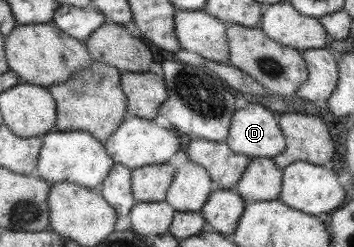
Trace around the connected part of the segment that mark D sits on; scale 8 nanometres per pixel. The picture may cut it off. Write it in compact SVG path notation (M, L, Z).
M249 102L242 109L235 110L231 115L225 143L233 153L245 154L251 158L272 158L285 149L285 138L278 124L278 109L266 108L257 102Z

